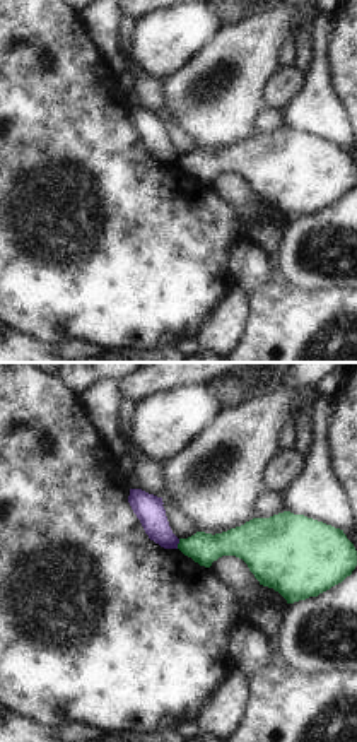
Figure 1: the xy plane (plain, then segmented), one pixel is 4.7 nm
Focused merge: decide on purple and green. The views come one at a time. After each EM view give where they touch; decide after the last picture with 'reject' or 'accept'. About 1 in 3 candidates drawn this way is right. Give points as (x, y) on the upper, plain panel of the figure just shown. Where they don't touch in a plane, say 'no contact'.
meets purple at (178, 159)

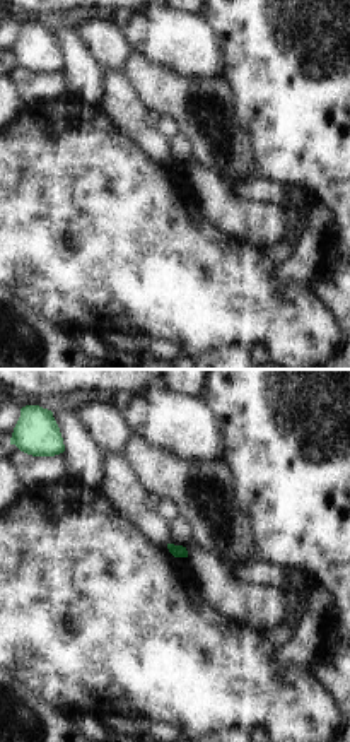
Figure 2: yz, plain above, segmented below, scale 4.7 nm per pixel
no contact

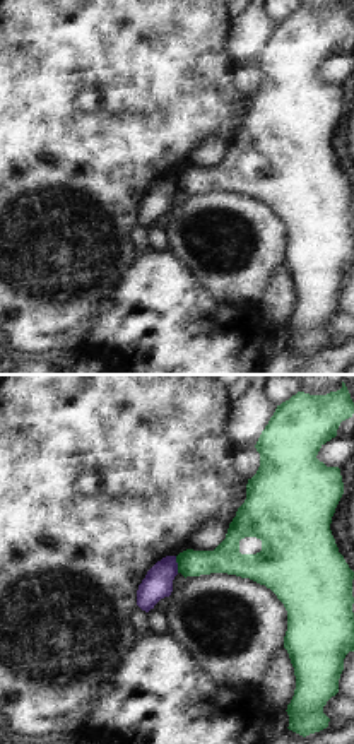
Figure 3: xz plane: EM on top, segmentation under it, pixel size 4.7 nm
meets purple at (176, 182)

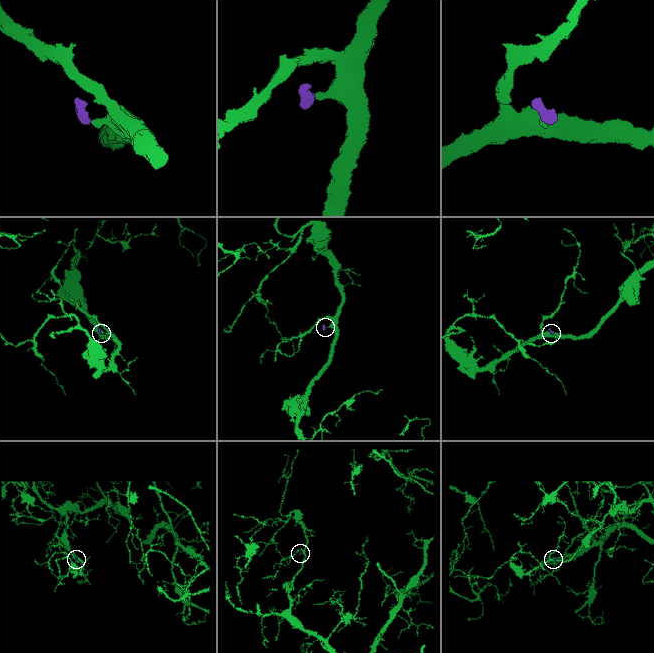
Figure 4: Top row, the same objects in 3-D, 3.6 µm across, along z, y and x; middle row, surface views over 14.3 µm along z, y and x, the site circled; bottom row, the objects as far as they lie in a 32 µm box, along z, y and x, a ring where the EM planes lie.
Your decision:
reject

